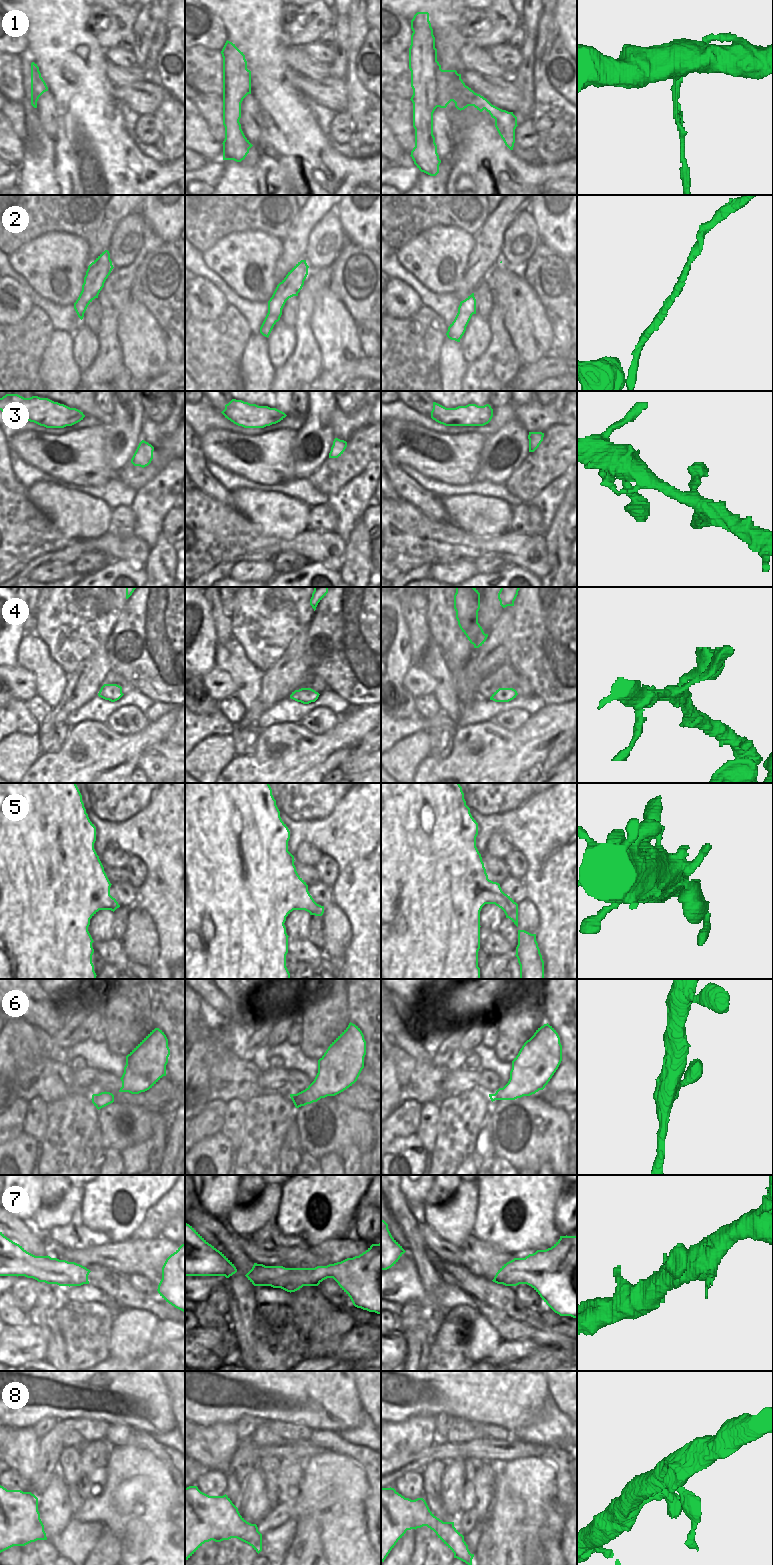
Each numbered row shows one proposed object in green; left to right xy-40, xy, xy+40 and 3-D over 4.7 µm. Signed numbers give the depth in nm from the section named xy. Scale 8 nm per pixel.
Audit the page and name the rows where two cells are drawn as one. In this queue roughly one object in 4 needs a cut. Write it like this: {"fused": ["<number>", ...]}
{"fused": ["1"]}

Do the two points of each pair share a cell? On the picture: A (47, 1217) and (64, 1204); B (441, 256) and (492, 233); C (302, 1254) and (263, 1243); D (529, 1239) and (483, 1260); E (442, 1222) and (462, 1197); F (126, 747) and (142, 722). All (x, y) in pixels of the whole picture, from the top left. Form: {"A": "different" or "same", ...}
{"A": "same", "B": "different", "C": "same", "D": "different", "E": "same", "F": "different"}

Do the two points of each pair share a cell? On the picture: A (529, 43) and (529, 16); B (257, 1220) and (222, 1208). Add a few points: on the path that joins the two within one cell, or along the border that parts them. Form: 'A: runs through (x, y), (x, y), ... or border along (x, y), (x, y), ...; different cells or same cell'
A: runs through (529, 36), (529, 23); same cell
B: border along (235, 1205), (227, 1217); different cells

